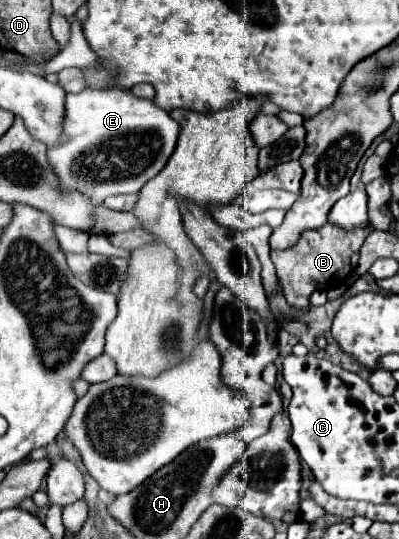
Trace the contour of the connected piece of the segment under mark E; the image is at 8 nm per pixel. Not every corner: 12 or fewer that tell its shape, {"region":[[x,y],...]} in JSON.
{"region":[[122,89],[66,93],[62,189],[138,193],[180,129]]}

